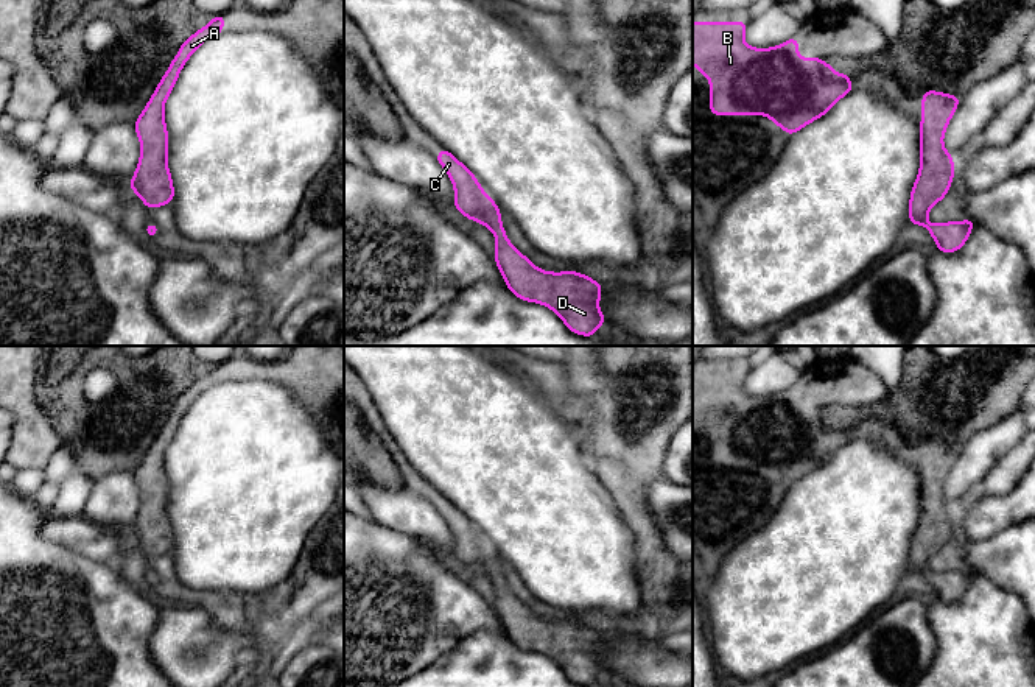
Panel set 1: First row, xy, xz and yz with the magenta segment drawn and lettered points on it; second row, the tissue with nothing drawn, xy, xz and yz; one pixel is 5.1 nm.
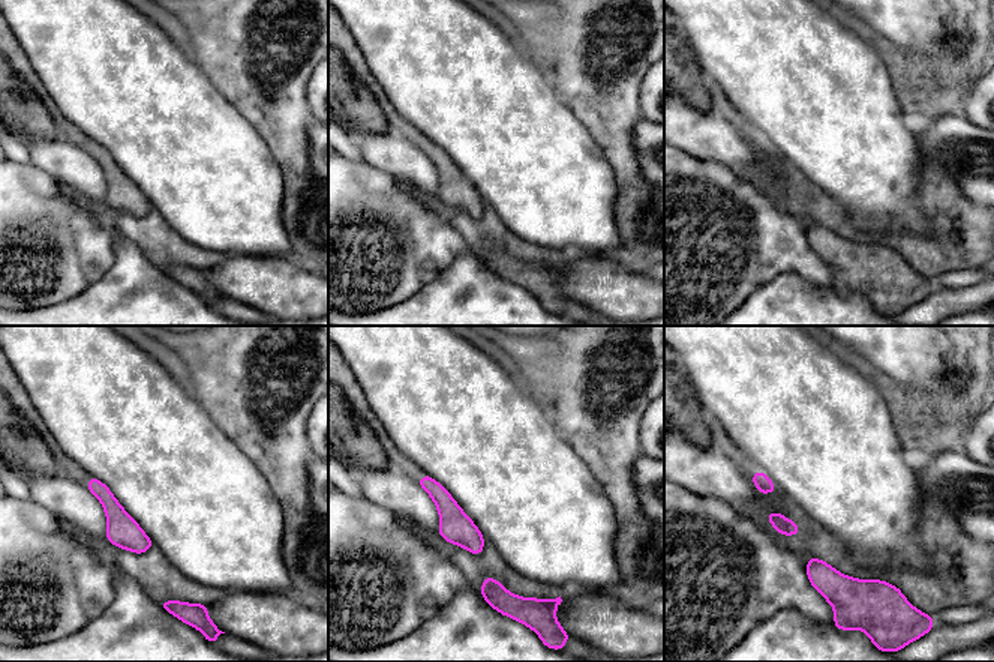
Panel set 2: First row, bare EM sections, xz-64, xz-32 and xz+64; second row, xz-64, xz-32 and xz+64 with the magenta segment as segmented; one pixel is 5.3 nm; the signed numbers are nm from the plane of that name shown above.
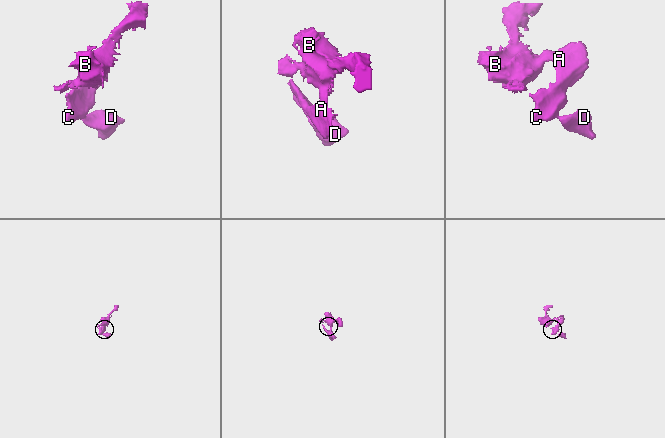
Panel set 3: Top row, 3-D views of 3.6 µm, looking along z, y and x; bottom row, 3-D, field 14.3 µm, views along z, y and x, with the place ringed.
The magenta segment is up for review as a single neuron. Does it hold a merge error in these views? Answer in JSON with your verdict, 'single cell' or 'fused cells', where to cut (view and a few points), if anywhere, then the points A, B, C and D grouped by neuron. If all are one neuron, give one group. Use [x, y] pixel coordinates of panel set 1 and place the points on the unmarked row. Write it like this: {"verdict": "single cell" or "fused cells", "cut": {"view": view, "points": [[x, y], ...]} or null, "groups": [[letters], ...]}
{"verdict": "single cell", "cut": null, "groups": [["A", "B", "C", "D"]]}

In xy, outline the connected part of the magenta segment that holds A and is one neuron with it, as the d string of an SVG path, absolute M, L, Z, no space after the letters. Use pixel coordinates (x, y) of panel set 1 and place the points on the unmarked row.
M218 363L213 365L210 372L198 379L181 394L143 461L134 470L140 489L140 508L129 531L129 539L135 541L148 558L170 553L174 547L174 534L167 513L168 478L165 475L163 463L165 450L173 441L179 422L188 407L207 388L223 380L224 363Z

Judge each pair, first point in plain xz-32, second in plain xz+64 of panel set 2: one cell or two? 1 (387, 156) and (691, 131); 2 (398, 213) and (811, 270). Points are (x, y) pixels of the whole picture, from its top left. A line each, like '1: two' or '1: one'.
1: one
2: one

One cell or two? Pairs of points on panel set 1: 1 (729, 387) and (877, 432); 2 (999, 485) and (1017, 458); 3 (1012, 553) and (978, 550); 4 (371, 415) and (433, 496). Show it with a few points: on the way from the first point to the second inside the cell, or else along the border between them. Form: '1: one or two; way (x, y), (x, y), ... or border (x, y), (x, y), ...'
1: one; way (764, 424), (771, 430), (839, 430)
2: one; way (1001, 479), (1012, 465)
3: one; way (1004, 553), (985, 553)
4: one; way (385, 435), (413, 477)

